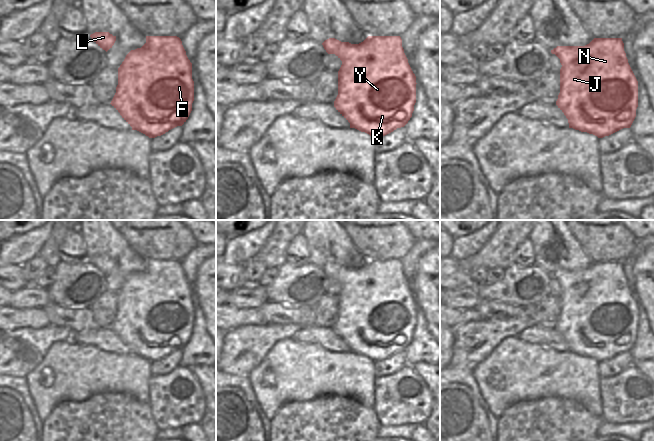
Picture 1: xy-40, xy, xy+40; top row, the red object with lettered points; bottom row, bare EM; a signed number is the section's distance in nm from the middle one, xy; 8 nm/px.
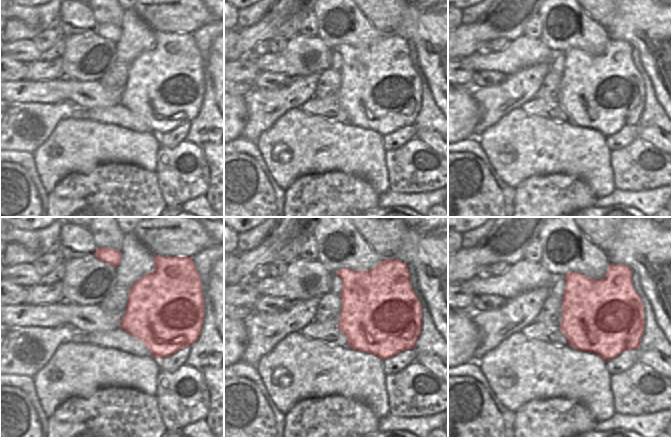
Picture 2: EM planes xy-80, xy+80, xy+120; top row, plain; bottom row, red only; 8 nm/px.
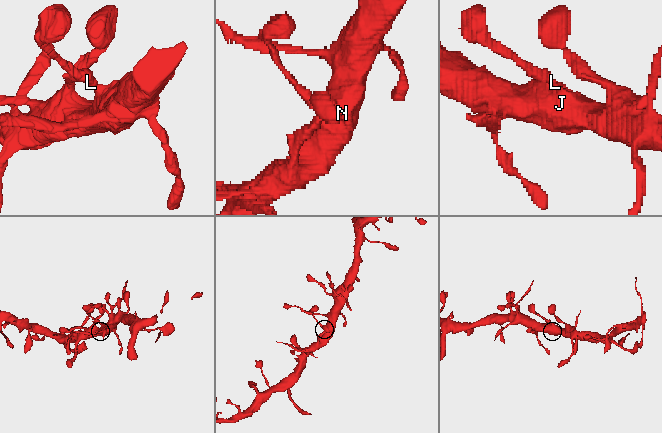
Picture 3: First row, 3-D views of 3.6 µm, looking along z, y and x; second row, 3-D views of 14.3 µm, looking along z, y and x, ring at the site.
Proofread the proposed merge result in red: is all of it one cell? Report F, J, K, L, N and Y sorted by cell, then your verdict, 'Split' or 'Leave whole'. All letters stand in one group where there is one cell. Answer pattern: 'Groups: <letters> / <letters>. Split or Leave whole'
Groups: F J K L N Y. Leave whole

